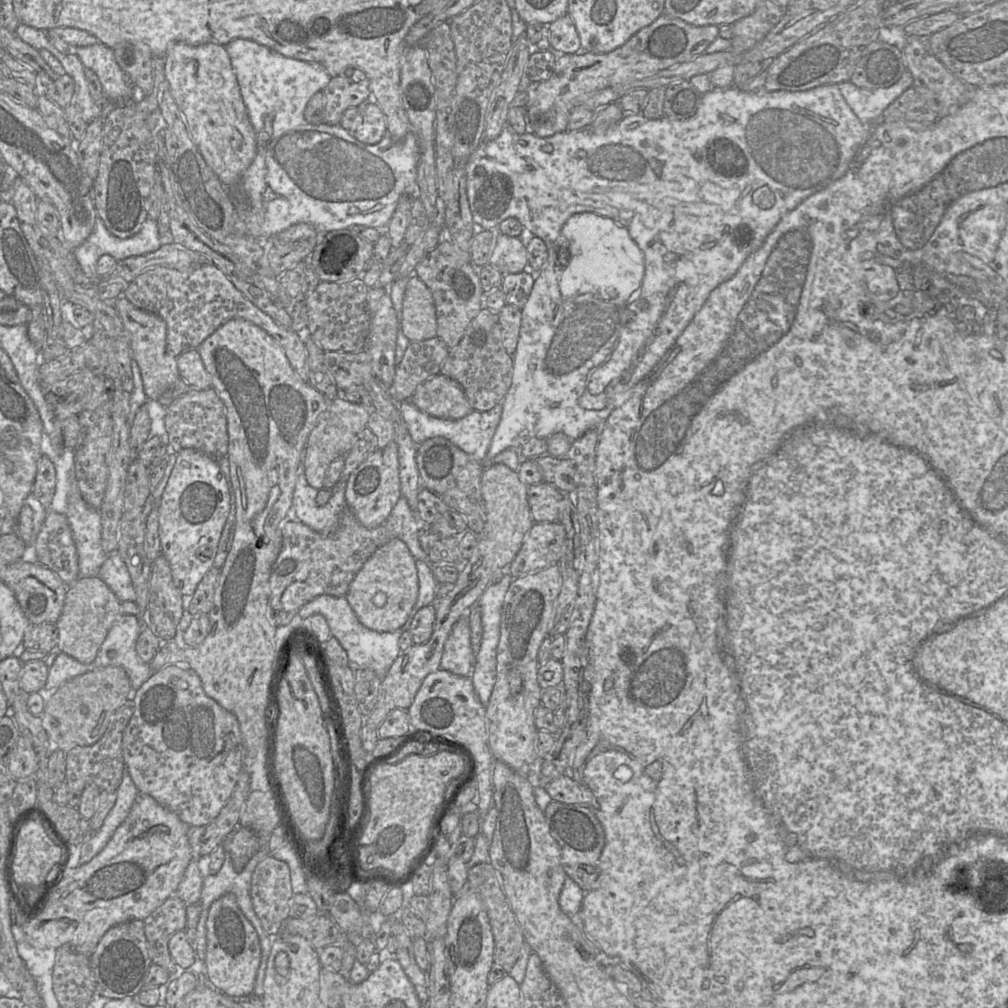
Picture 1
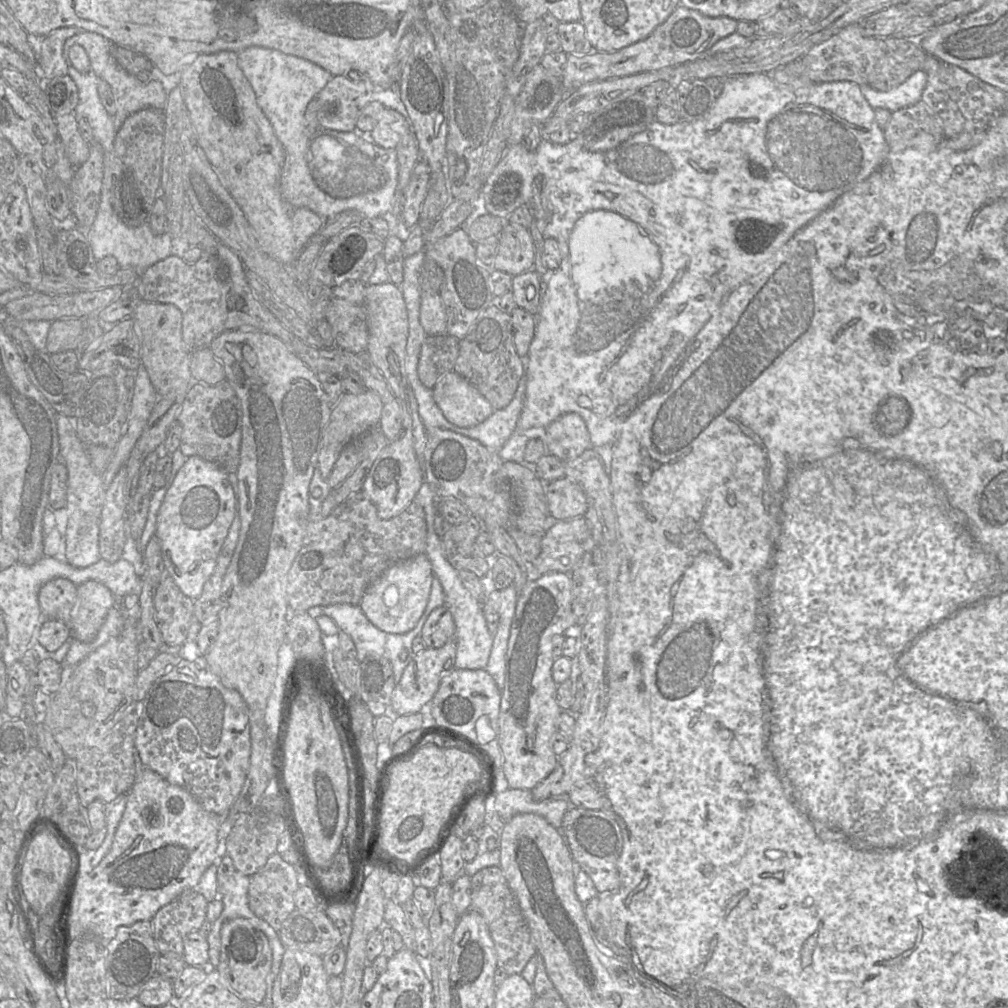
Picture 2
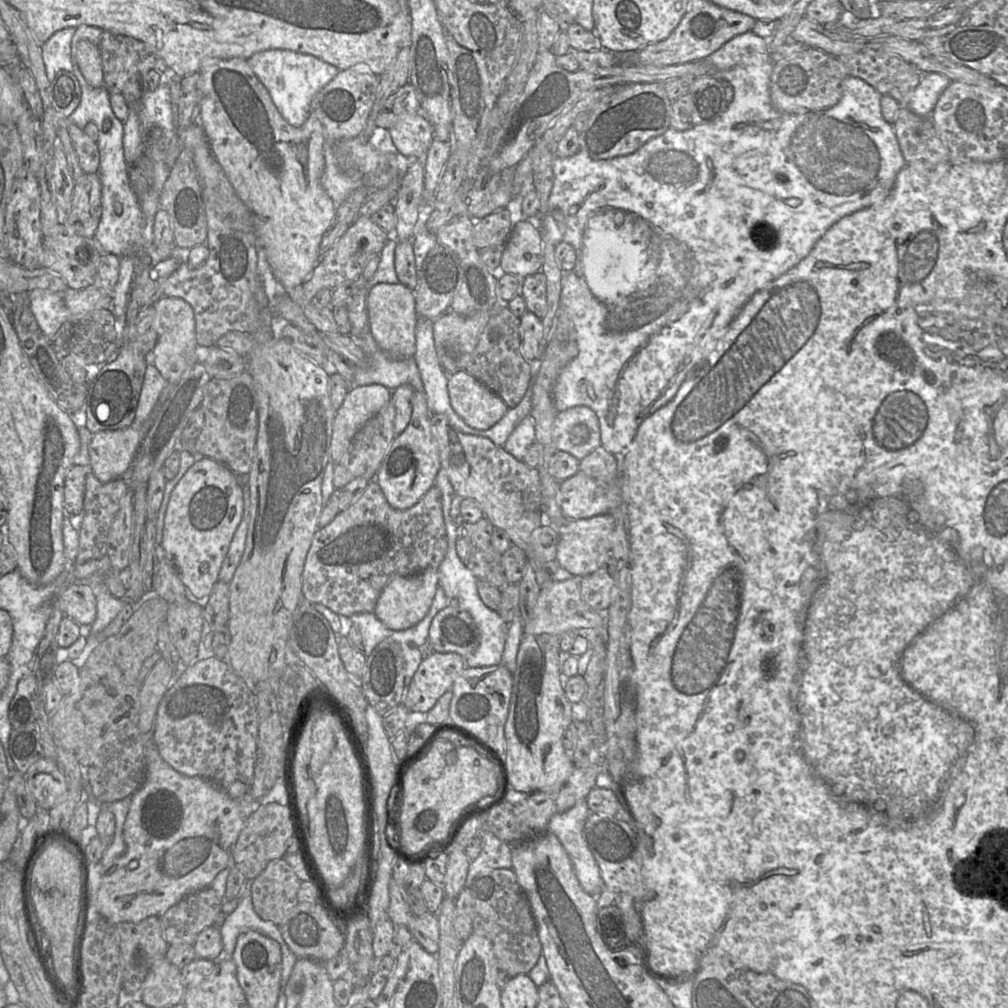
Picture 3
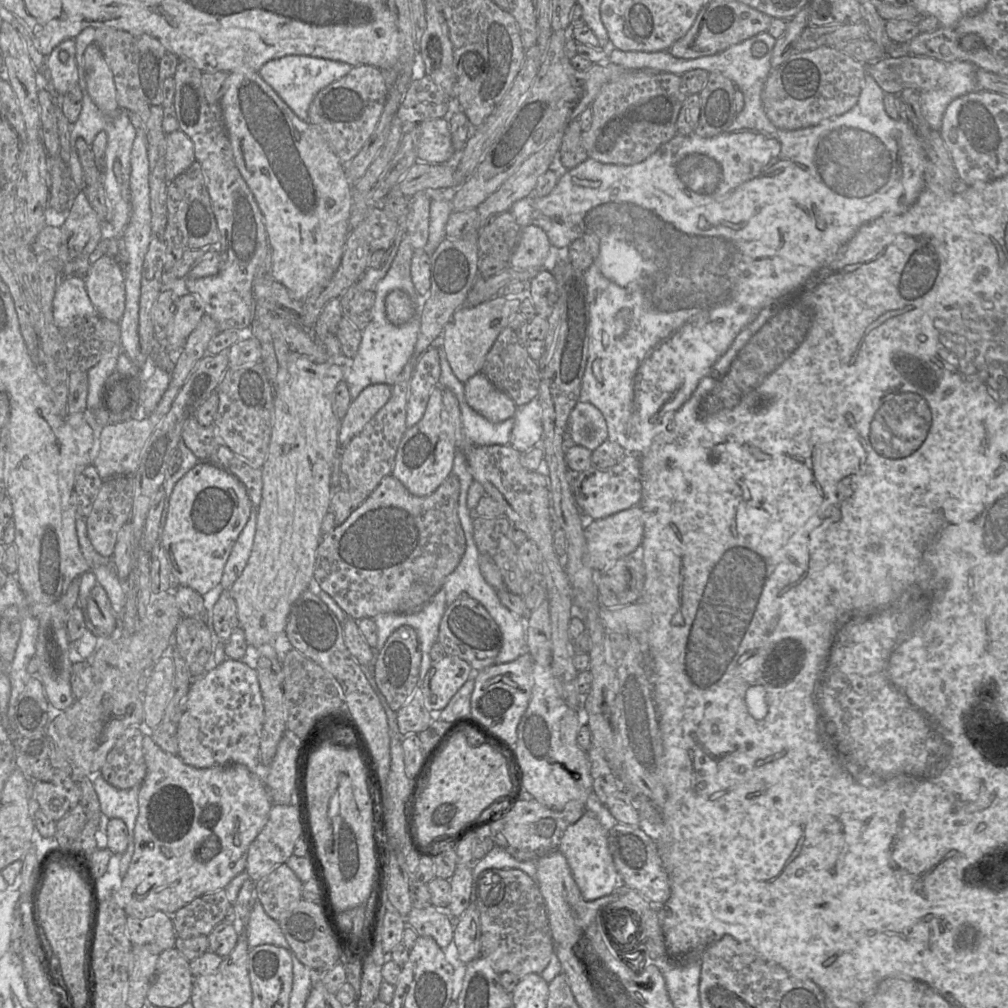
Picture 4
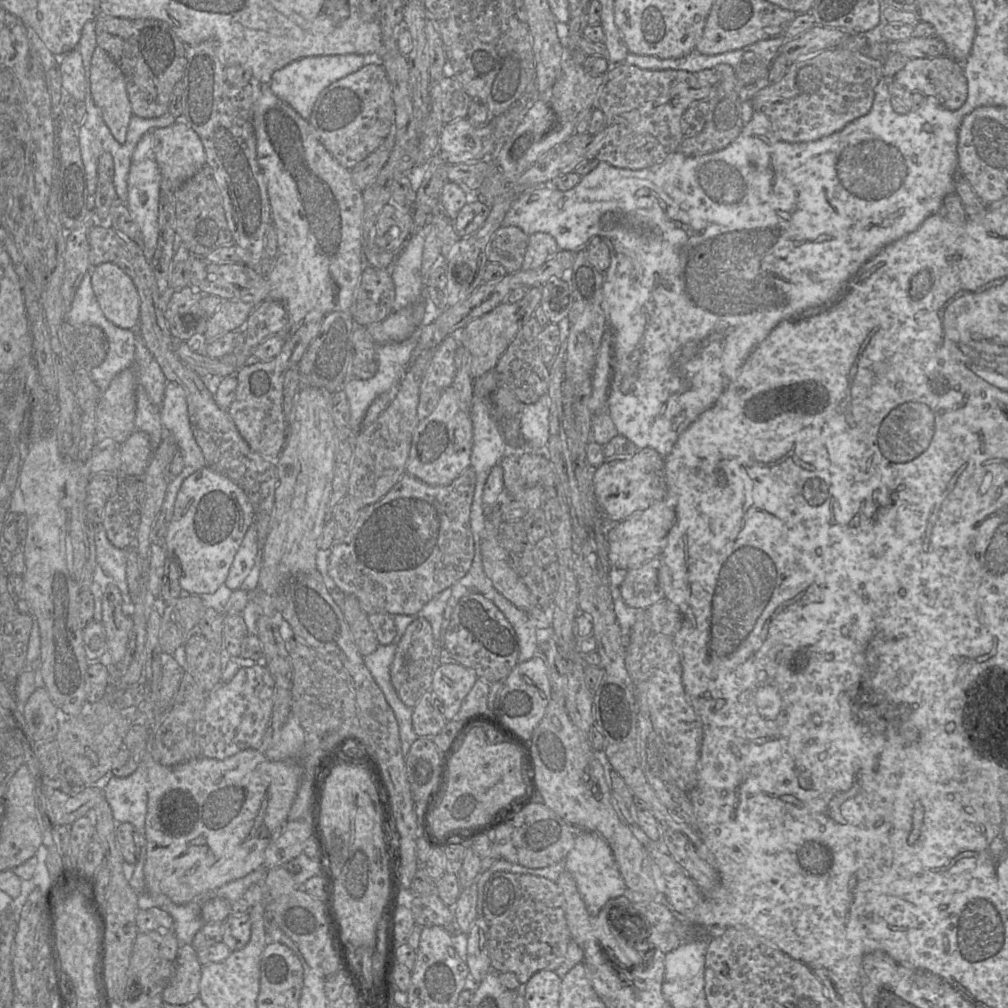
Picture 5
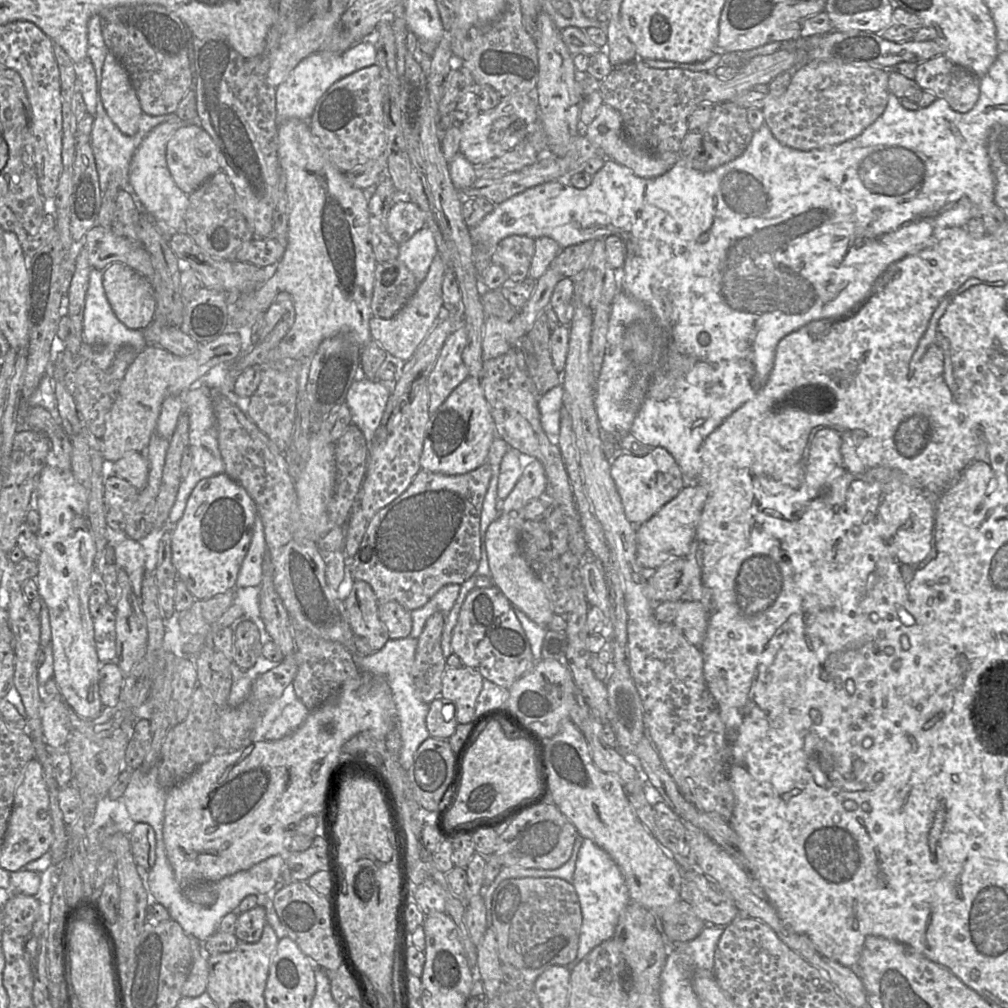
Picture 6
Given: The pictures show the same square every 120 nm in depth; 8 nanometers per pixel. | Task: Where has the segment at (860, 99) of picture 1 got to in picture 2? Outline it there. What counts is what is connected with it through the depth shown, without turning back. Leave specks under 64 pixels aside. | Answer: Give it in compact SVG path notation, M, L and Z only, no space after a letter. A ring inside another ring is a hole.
M919 70L898 87L889 91L877 90L869 85L860 85L860 88L872 108L885 108L894 112L921 101L927 79L927 73Z

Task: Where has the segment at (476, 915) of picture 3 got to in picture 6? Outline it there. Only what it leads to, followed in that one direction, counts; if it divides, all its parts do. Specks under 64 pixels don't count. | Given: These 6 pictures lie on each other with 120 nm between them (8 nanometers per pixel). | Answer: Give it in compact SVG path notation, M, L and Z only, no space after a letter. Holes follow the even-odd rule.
M559 878L503 880L492 895L491 915L499 959L516 967L523 980L534 983L548 968L575 960L583 917L572 883Z

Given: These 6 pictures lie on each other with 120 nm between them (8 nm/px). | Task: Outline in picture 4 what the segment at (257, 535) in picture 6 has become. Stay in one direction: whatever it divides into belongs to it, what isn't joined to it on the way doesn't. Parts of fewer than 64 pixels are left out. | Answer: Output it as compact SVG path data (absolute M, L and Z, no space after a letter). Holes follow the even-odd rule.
M252 507L249 520L237 538L224 566L220 581L223 589L230 589L249 560L256 532L257 509Z

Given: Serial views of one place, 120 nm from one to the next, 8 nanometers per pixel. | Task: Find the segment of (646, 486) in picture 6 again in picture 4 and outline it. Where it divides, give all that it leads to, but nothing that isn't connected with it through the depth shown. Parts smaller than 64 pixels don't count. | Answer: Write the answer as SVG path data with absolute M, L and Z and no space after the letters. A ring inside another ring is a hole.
M625 454L616 465L607 469L590 467L571 476L571 491L576 505L588 519L603 519L640 504L642 498L641 455Z

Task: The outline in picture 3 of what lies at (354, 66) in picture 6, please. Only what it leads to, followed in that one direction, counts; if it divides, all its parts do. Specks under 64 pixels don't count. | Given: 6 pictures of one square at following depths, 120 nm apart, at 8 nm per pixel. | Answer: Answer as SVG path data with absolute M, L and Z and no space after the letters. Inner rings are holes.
M284 49L257 52L247 62L267 89L282 117L293 127L300 127L305 123L315 95L340 72L337 67L319 58Z

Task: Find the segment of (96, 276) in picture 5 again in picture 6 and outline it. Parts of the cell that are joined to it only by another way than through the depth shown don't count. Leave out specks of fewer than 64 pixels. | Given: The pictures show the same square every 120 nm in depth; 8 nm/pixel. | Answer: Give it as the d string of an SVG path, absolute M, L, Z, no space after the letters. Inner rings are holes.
M124 263L103 270L103 286L117 318L128 328L144 331L154 320L156 299L149 281Z

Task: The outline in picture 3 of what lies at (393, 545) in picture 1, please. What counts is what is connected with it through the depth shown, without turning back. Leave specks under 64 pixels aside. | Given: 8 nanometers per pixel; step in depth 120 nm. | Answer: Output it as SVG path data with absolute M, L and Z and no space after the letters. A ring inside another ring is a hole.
M429 568L410 576L397 577L385 586L373 612L389 629L394 631L408 629L425 617L433 602L438 585L439 576L436 568Z

